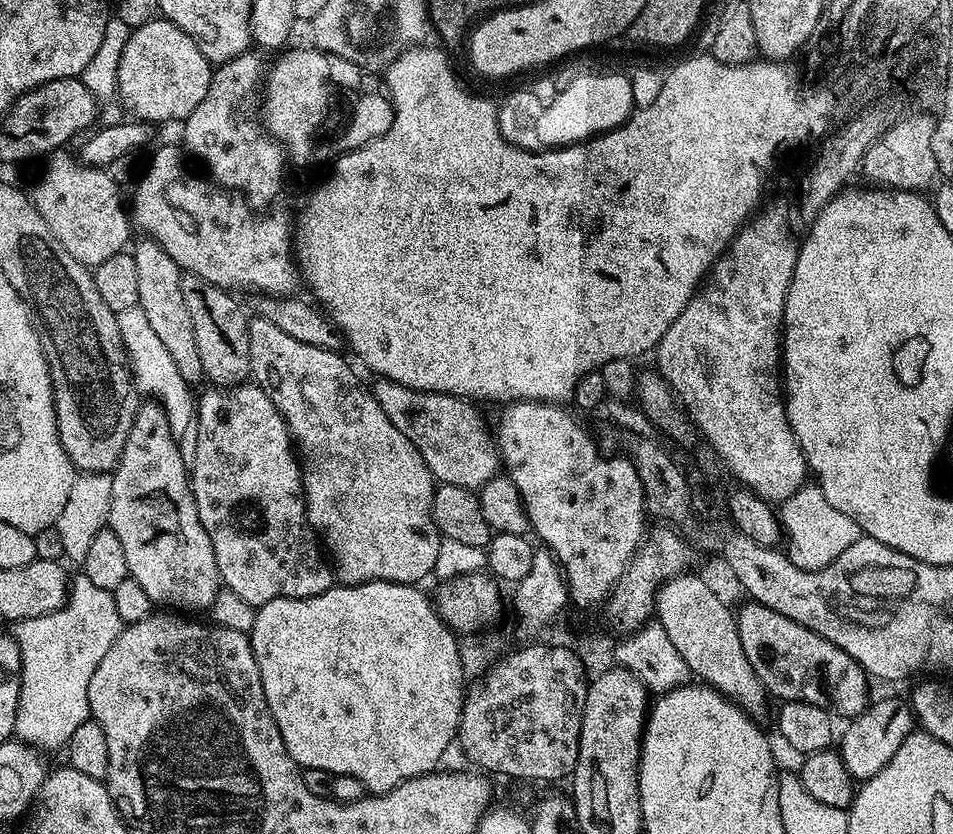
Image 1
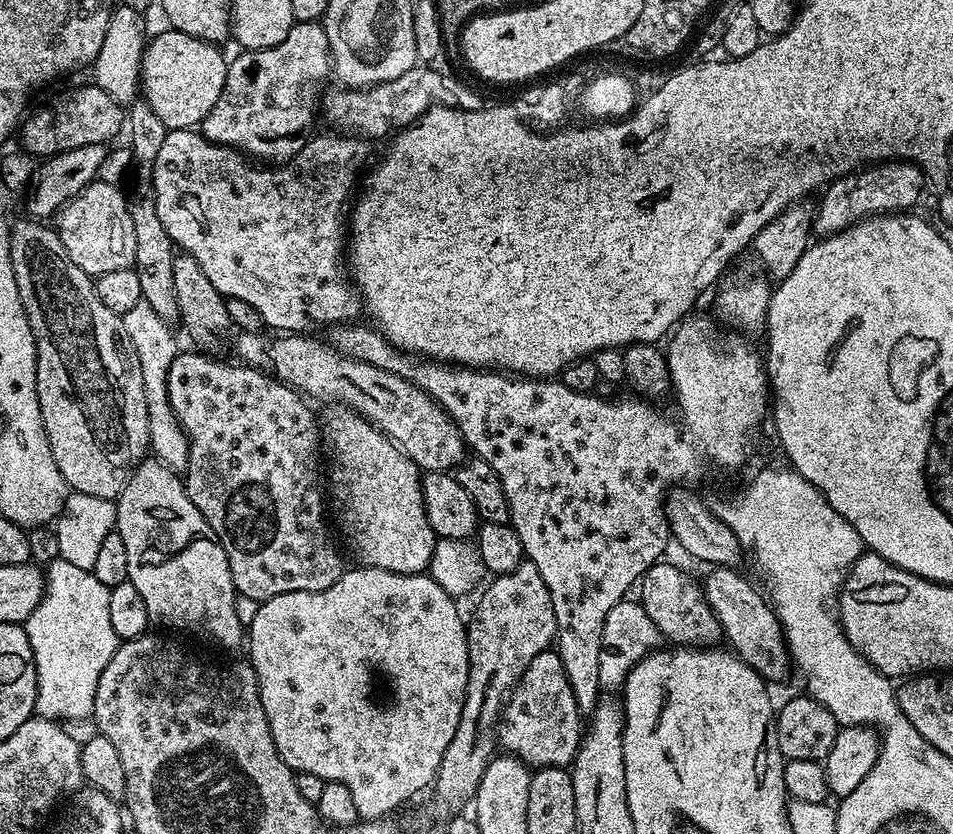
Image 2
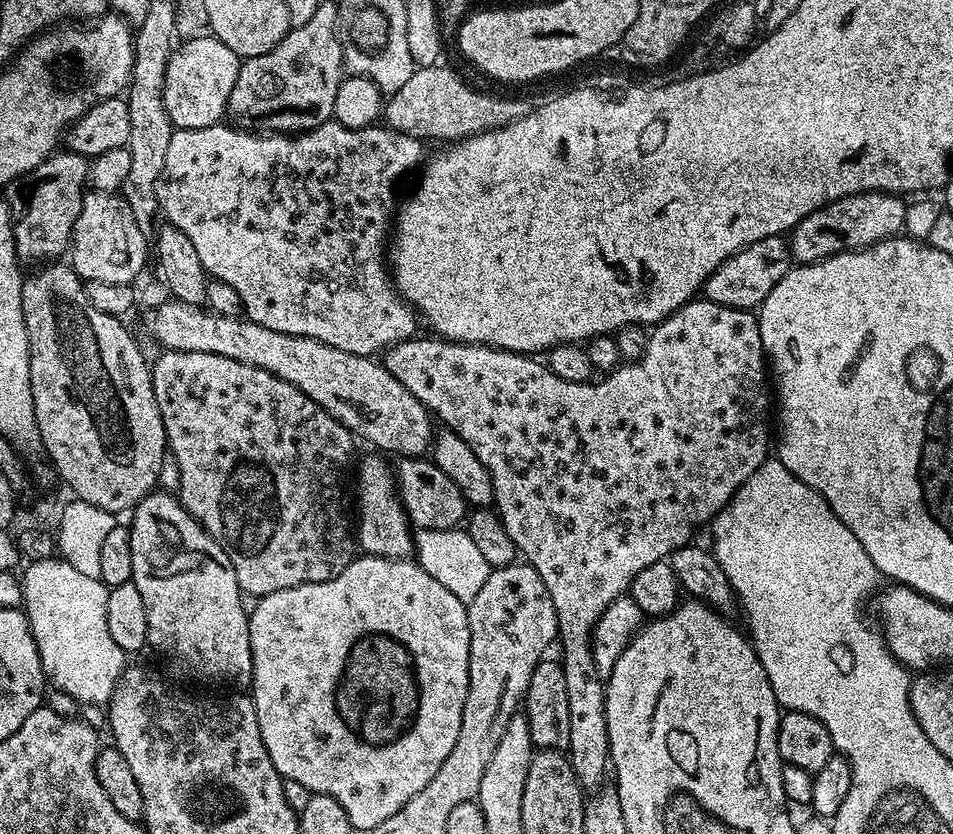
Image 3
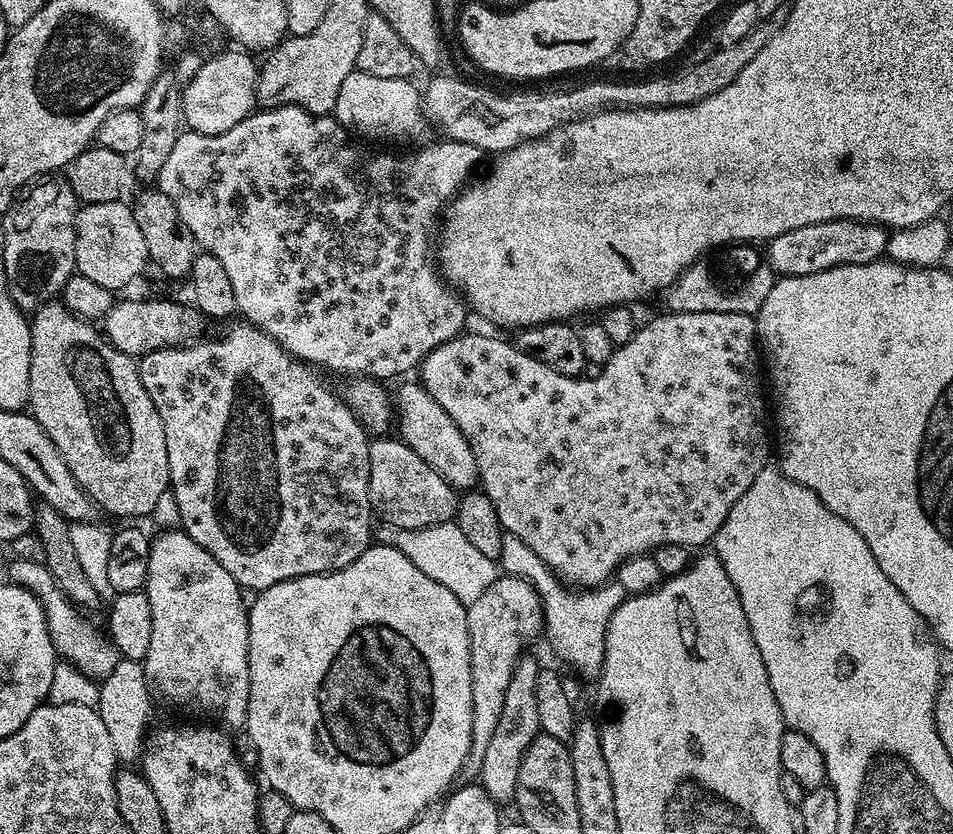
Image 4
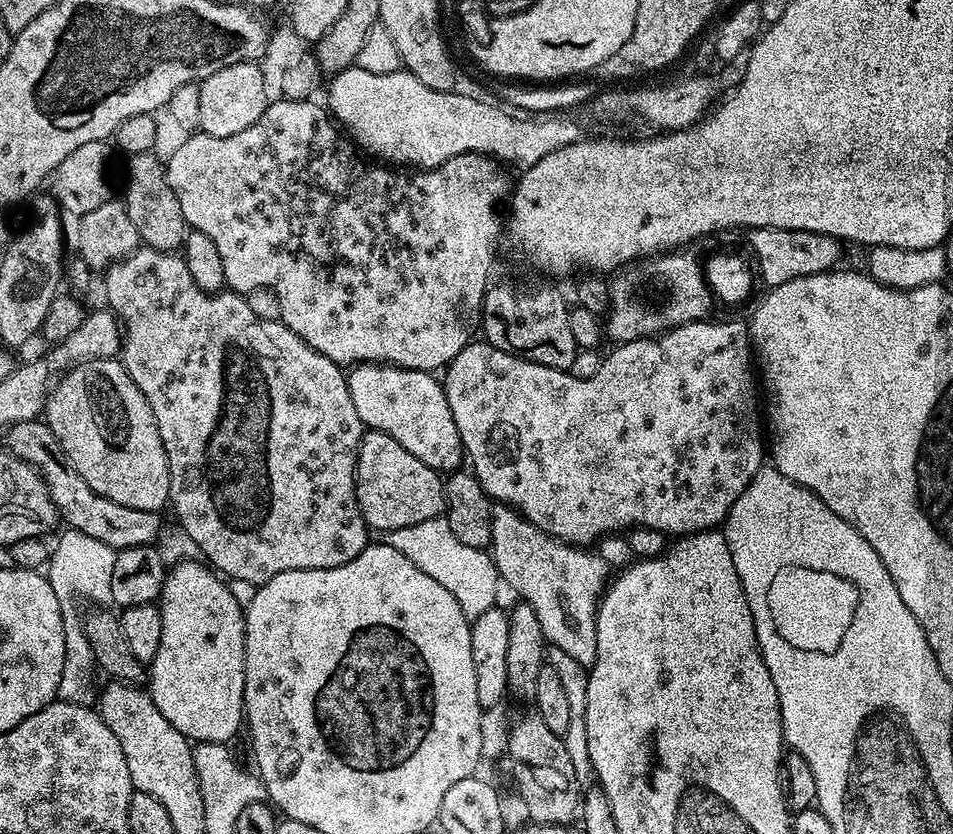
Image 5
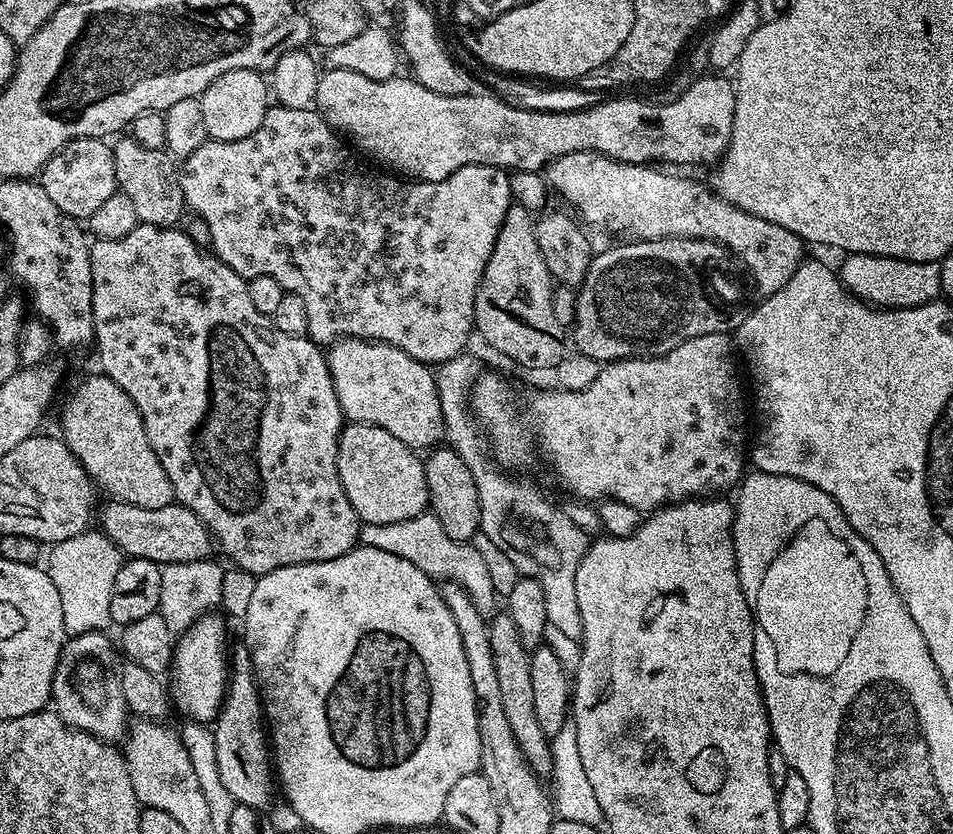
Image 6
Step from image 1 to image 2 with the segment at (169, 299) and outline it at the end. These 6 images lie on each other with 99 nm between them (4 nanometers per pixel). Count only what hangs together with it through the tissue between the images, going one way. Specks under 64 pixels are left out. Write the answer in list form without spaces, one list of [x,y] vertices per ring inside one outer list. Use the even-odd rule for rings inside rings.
[[[142,98],[137,99],[126,112],[130,123],[126,128],[126,136],[130,141],[134,161],[134,176],[140,181],[136,184],[136,193],[128,200],[130,222],[134,222],[134,267],[138,274],[138,282],[142,282],[144,300],[154,308],[154,313],[167,322],[179,321],[178,294],[174,290],[174,258],[177,249],[174,247],[166,226],[162,226],[162,218],[158,218],[156,195],[152,189],[152,167],[154,158],[158,156],[158,146],[166,138],[169,129],[164,127],[162,118],[150,110],[150,106]]]

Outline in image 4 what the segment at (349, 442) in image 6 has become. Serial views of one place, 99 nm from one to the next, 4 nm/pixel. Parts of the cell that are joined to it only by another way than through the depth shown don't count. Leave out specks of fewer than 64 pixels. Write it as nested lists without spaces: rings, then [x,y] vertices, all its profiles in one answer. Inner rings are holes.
[[[376,438],[370,443],[370,482],[368,483],[368,493],[372,503],[373,513],[380,516],[392,528],[405,528],[408,534],[414,534],[418,529],[426,526],[438,526],[447,524],[456,519],[456,502],[458,499],[457,489],[450,487],[410,446],[406,446],[403,440],[393,438],[393,440],[384,440],[388,438]]]

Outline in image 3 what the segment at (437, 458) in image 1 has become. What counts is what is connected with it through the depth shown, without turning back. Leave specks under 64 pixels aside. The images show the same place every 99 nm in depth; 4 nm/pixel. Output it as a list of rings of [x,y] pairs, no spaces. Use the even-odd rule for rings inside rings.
[[[169,299],[164,305],[151,309],[148,320],[148,332],[161,345],[161,349],[170,352],[197,352],[198,354],[218,354],[222,358],[234,358],[234,362],[242,362],[250,366],[258,366],[278,378],[282,382],[290,382],[302,394],[306,394],[322,410],[330,413],[338,422],[342,422],[352,432],[353,437],[373,444],[373,449],[381,453],[393,452],[396,458],[420,458],[432,447],[434,439],[434,417],[394,374],[384,369],[383,363],[367,356],[346,354],[346,350],[338,350],[334,346],[326,346],[326,342],[318,342],[305,336],[282,334],[278,330],[270,330],[267,326],[258,326],[258,322],[240,316],[217,316],[215,312],[199,304],[184,304],[180,300]]]

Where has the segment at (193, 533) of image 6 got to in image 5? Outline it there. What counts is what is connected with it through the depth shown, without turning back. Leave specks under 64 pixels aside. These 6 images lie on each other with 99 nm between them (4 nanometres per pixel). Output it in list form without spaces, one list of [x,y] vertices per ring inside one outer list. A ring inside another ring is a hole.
[[[43,419],[18,422],[7,429],[7,447],[20,460],[34,465],[40,477],[50,490],[50,498],[54,502],[61,521],[65,520],[68,528],[87,534],[90,538],[98,538],[98,542],[106,542],[106,546],[114,549],[130,546],[155,545],[162,533],[160,512],[150,510],[130,510],[130,506],[118,506],[118,502],[110,502],[110,498],[102,498],[102,494],[94,494],[90,486],[86,486],[86,478],[74,470],[66,450],[54,438],[54,430]]]

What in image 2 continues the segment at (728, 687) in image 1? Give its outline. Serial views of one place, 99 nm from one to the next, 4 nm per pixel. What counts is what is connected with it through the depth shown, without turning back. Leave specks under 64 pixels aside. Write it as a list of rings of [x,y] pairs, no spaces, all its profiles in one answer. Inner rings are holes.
[[[657,562],[638,584],[638,599],[646,614],[650,614],[650,622],[654,622],[661,637],[673,645],[715,647],[723,639],[723,632],[714,610],[710,610],[706,602],[703,587],[697,581],[695,584],[682,569],[664,563]]]

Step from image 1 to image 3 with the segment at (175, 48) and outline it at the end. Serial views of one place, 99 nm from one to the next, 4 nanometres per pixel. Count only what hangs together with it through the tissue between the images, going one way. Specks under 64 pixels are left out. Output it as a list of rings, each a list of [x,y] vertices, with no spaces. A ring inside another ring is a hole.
[[[211,34],[183,41],[173,51],[166,66],[164,101],[166,114],[170,114],[173,129],[208,128],[221,123],[228,110],[230,92],[238,82],[241,57]]]

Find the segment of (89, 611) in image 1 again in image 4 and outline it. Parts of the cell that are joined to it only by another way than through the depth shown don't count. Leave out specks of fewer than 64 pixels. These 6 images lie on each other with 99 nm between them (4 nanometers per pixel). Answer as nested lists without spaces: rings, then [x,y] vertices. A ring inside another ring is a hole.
[[[13,559],[11,563],[12,565],[8,568],[7,579],[13,584],[20,585],[21,588],[29,588],[39,598],[40,603],[44,605],[50,638],[54,642],[57,653],[67,663],[73,664],[79,672],[86,674],[94,682],[101,682],[107,678],[122,659],[107,635],[101,629],[99,632],[88,621],[91,619],[67,599],[63,590],[58,587],[51,576],[51,572],[47,569],[45,563],[22,562],[18,559]]]

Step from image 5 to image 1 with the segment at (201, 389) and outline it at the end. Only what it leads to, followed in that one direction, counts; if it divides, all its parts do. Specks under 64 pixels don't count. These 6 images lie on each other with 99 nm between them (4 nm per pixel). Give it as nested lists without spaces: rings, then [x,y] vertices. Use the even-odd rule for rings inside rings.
[[[245,382],[235,388],[225,389],[212,386],[209,389],[209,392],[204,392],[201,396],[199,394],[195,401],[194,435],[196,434],[196,453],[190,456],[190,483],[198,510],[198,518],[206,530],[206,534],[210,534],[210,542],[214,546],[214,558],[218,562],[223,587],[229,592],[238,594],[238,598],[242,598],[242,602],[253,606],[274,602],[274,598],[301,600],[302,598],[322,594],[327,588],[333,587],[334,568],[326,559],[325,549],[308,522],[308,512],[304,508],[302,465],[294,451],[294,441],[292,435],[288,433],[288,427],[282,418],[282,414],[278,414],[274,402],[270,402],[268,395],[255,383]]]

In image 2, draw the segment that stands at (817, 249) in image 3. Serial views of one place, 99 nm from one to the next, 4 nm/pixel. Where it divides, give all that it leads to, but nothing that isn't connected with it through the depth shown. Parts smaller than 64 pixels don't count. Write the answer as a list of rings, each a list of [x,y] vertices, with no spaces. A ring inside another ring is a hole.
[[[876,162],[832,181],[823,189],[819,197],[820,206],[814,210],[815,235],[820,238],[833,236],[851,224],[867,220],[869,216],[900,214],[911,209],[908,207],[920,200],[924,180],[926,181],[925,173],[911,162]]]

